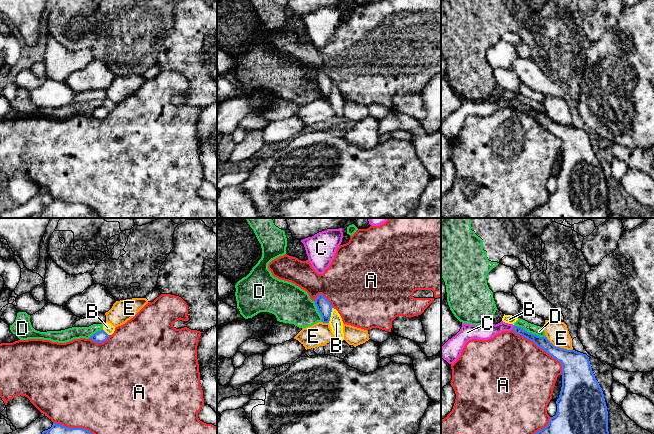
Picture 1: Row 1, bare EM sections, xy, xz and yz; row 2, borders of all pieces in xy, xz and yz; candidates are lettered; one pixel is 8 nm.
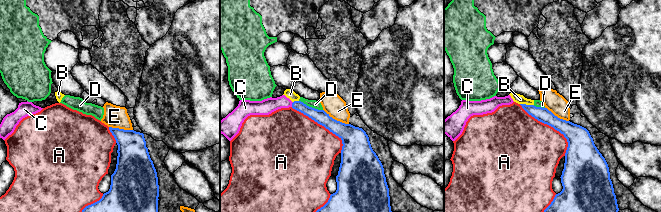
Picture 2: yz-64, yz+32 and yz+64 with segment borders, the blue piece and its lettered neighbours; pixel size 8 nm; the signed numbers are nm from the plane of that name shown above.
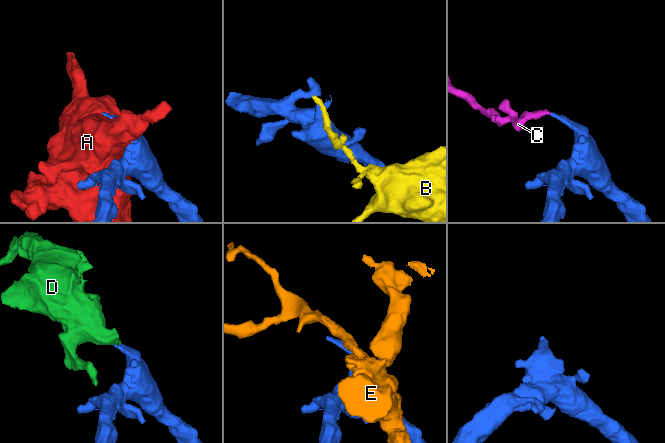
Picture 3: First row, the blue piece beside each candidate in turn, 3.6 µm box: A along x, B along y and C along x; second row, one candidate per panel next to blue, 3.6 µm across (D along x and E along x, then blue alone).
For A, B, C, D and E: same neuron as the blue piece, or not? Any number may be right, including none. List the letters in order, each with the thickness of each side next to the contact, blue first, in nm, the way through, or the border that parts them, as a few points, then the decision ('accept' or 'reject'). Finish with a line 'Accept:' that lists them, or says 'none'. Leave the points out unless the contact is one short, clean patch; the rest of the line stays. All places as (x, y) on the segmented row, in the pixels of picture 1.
A: 160 nm thick on the blue side, 480 nm on the other; reject
B: 120 nm thick on the blue side, 110 nm on the other; reject
C: 80 nm thick on the blue side, 130 nm on the other; runs through yz (539, 341), (513, 328), (499, 327), (483, 332); accept
D: 90 nm thick on the blue side, 80 nm on the other; border along yz (514, 325), (545, 337); reject
E: 240 nm thick on the blue side, 180 nm on the other; reject
Accept: C

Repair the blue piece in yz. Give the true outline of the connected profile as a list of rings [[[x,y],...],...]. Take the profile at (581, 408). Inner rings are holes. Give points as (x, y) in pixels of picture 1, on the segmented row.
[[[501,321],[487,325],[462,323],[460,331],[441,347],[441,358],[453,364],[461,355],[465,344],[472,339],[488,340],[503,331],[513,330],[516,334],[533,341],[538,347],[559,361],[562,365],[562,387],[556,401],[557,412],[551,417],[548,425],[535,434],[609,434],[608,411],[602,388],[600,387],[586,354],[554,346],[547,337],[540,337],[525,329]]]

